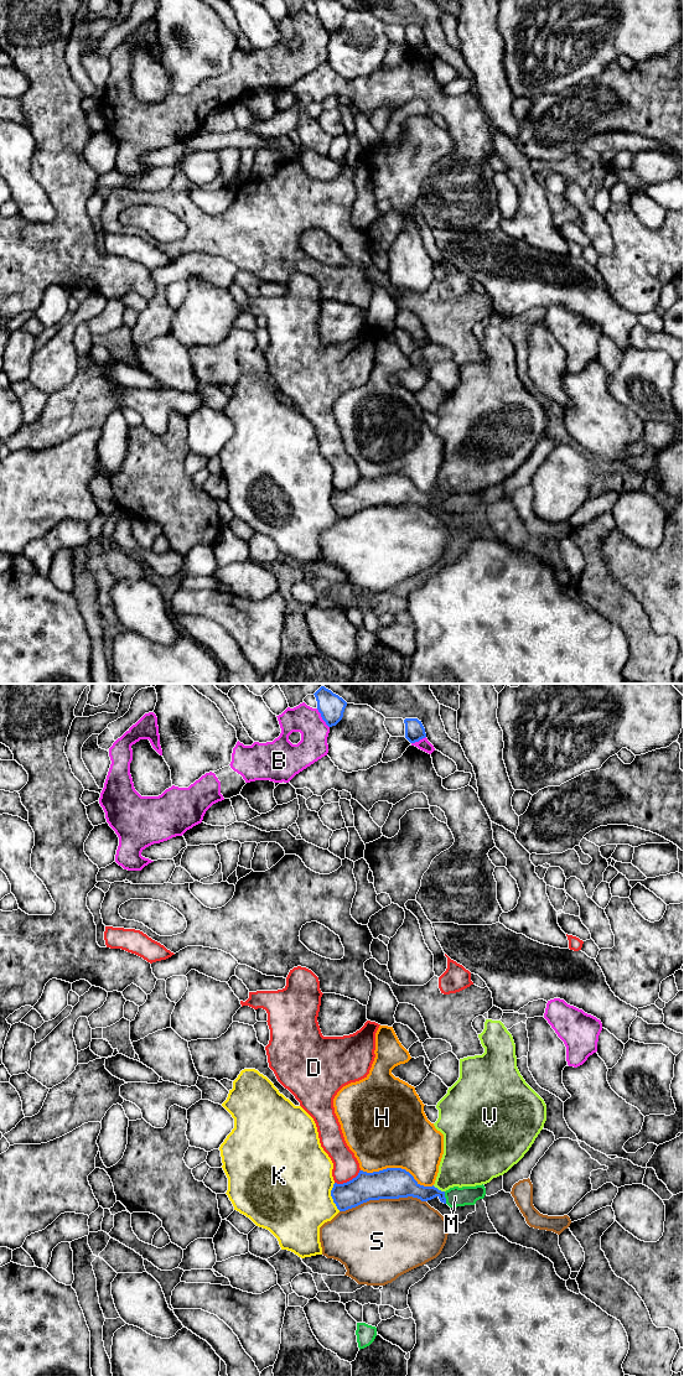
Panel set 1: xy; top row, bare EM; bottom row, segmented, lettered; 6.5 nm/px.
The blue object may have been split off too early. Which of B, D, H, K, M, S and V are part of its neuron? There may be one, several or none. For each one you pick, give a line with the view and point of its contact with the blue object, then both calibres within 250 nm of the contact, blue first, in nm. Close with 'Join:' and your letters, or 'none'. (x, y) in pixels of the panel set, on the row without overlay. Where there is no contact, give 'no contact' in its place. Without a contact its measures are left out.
M: meets blue in xy at (445, 504); 120 nm thick on the blue side, 130 nm on the other
Join: M

